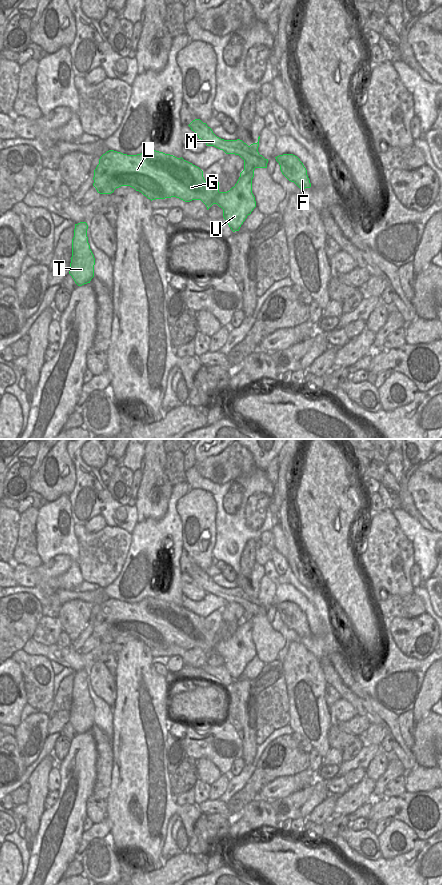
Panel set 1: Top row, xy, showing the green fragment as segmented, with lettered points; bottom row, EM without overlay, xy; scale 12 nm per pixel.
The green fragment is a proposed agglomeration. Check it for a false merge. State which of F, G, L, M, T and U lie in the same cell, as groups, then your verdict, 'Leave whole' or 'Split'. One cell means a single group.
Groups: F M / G L T U. Split.

